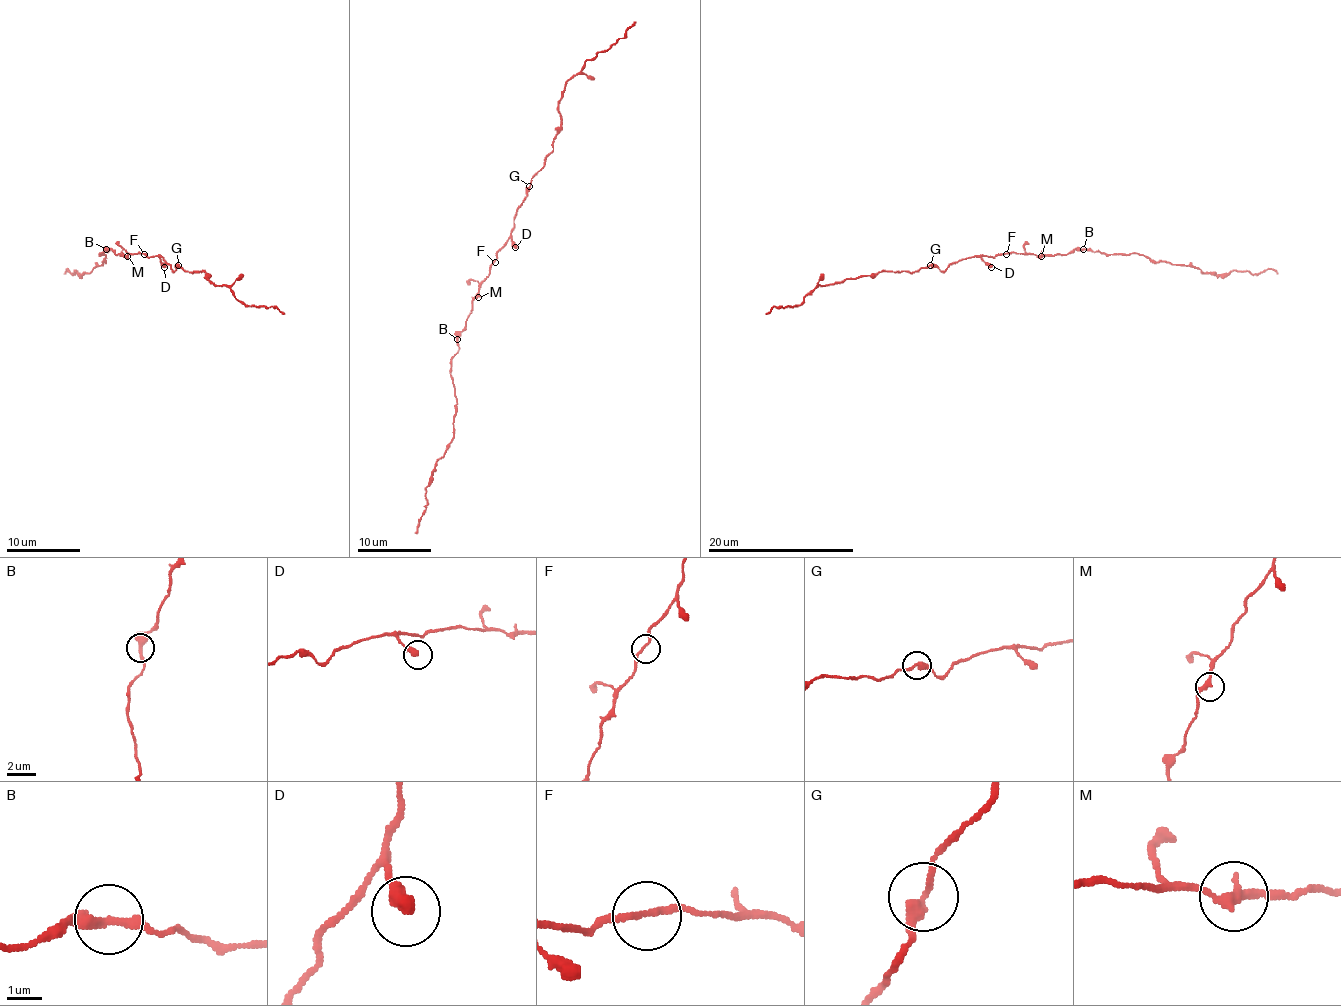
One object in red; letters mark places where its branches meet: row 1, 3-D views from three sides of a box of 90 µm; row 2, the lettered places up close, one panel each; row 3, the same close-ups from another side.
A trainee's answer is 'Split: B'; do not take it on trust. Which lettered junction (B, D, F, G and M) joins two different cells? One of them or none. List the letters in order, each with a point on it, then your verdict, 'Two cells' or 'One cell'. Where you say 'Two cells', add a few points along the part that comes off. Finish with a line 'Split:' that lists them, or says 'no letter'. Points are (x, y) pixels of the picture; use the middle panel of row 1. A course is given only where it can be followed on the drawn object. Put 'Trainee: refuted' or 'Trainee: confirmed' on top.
Trainee: refuted
B: Place: (457, 339). One cell
D: Place: (515, 247). One cell
F: Place: (495, 262). One cell
G: Place: (529, 186). One cell
M: Place: (478, 297). One cell
Split: no letter

